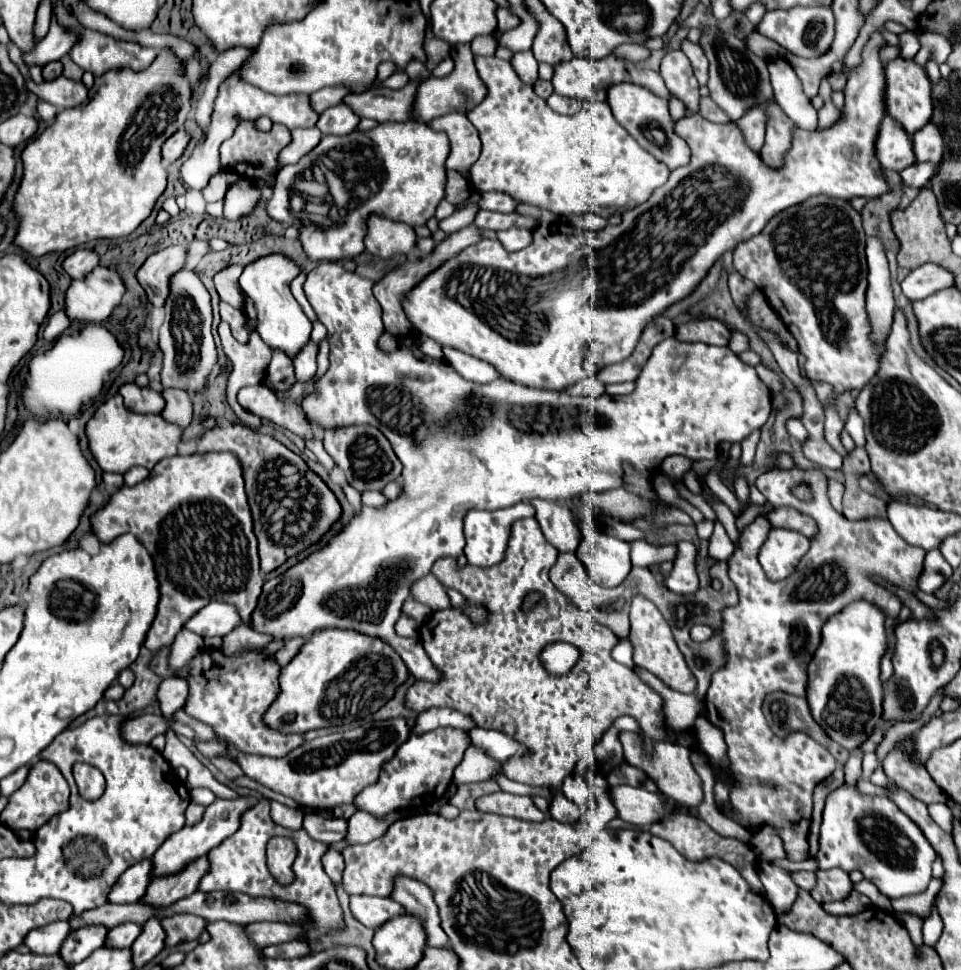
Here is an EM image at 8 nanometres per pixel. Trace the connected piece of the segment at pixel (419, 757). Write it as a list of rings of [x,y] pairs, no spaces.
[[[440,727],[424,735],[410,735],[408,745],[402,745],[394,759],[388,761],[388,767],[382,767],[380,779],[376,785],[366,787],[358,797],[356,805],[362,811],[368,811],[376,817],[382,817],[390,811],[404,811],[418,807],[416,811],[428,809],[434,801],[440,801],[452,781],[452,773],[462,761],[466,751],[466,732],[452,727]]]

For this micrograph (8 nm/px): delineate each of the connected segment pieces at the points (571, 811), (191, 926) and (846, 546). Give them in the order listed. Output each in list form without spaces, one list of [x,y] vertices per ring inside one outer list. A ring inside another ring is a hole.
[[[549,786],[549,789],[552,791],[550,817],[554,817],[556,821],[562,821],[562,823],[574,823],[582,817],[583,807],[566,799],[558,788]]]
[[[174,915],[162,919],[162,927],[166,931],[166,945],[174,947],[182,941],[194,941],[200,937],[200,933],[206,929],[206,921],[196,915]]]
[[[798,467],[788,471],[774,469],[760,475],[756,487],[768,497],[768,503],[776,507],[788,505],[814,517],[820,533],[812,539],[812,547],[798,563],[794,575],[782,581],[770,581],[758,563],[758,551],[770,531],[768,519],[758,517],[740,533],[740,543],[728,561],[730,577],[738,587],[740,601],[722,611],[720,637],[726,663],[712,675],[706,693],[706,717],[712,725],[722,729],[726,745],[742,749],[742,753],[728,753],[736,785],[730,789],[730,801],[722,813],[746,829],[750,829],[750,825],[774,827],[782,839],[786,859],[806,861],[808,829],[812,821],[812,791],[822,779],[834,773],[836,761],[826,747],[802,731],[786,737],[776,737],[768,731],[761,710],[764,697],[774,691],[806,697],[806,669],[818,649],[820,629],[830,615],[840,613],[854,599],[870,599],[880,605],[888,617],[896,617],[902,607],[900,599],[870,581],[868,575],[882,575],[894,585],[912,591],[922,573],[926,551],[908,545],[894,531],[888,519],[848,521],[844,515],[836,513],[826,495],[826,477],[820,471],[802,471]],[[794,485],[806,485],[812,489],[812,499],[800,501],[794,497]]]

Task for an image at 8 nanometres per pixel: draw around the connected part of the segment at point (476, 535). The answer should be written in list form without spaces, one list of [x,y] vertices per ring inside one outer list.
[[[518,503],[512,507],[496,509],[496,511],[470,511],[464,519],[464,535],[466,535],[466,547],[464,555],[470,565],[476,567],[492,567],[504,559],[508,537],[510,537],[510,525],[516,519],[522,517],[534,517],[534,507],[530,503]]]

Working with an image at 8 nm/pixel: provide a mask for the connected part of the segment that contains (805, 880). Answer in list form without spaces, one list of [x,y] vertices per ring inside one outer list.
[[[808,871],[794,873],[794,881],[796,881],[796,885],[798,885],[800,889],[810,891],[810,889],[814,889],[814,885],[816,885],[816,873],[808,873]]]

